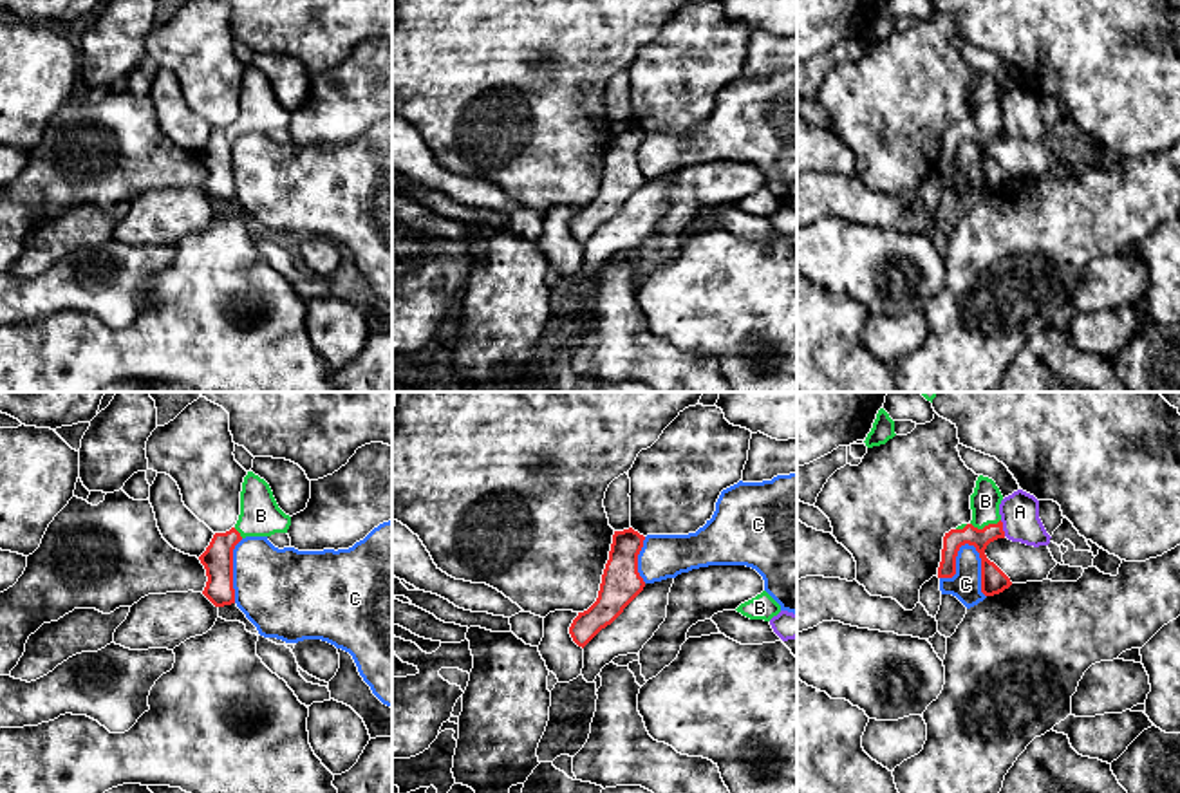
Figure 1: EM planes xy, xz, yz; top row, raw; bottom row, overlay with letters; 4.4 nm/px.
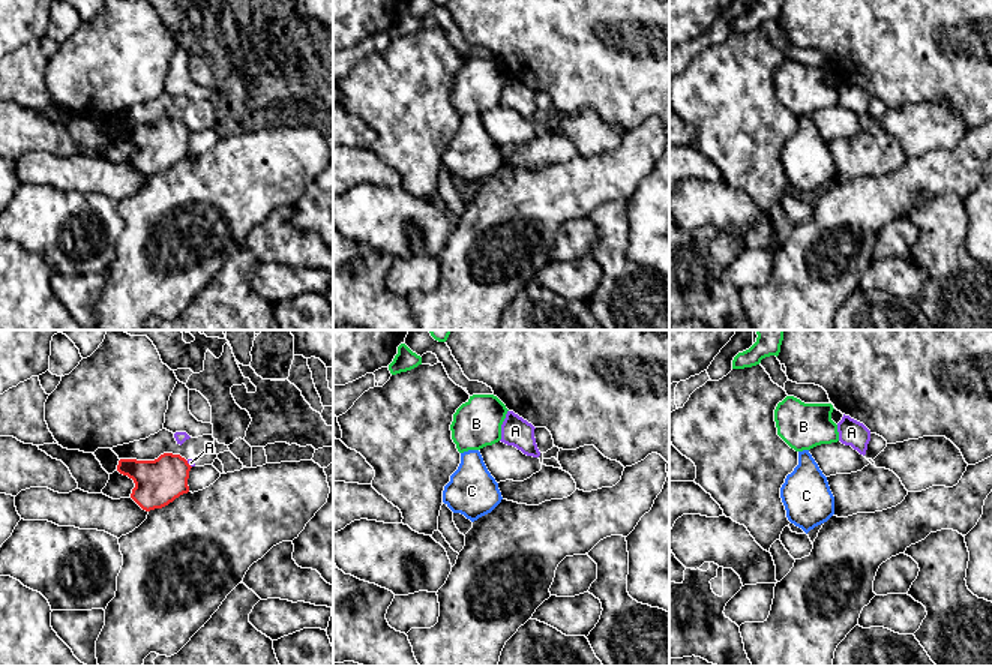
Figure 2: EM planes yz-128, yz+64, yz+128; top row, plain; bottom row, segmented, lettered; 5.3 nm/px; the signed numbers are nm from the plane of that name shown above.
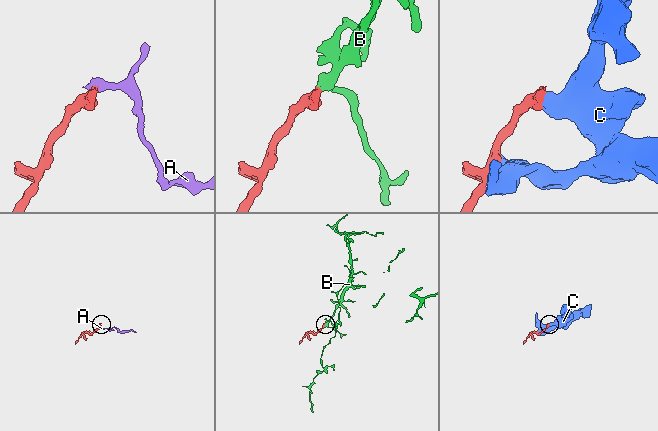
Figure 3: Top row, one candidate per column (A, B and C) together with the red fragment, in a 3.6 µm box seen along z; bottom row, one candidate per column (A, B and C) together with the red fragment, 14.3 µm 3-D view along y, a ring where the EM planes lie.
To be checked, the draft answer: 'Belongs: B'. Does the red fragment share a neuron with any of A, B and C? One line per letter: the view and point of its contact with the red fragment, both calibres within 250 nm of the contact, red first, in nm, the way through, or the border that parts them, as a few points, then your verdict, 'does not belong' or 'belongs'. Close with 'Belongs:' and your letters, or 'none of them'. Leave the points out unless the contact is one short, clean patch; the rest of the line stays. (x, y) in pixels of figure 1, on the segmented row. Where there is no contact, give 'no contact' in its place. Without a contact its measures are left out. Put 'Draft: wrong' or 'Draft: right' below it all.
A: yz (1002, 528) | 110/180 nm | along yz (1000, 521), (1005, 535) | does not belong
B: yz (985, 526) | 110/130 nm | across yz (994, 580), (982, 555), (985, 526), (985, 501) | belongs
C: yz (982, 568) | 110/140 nm | does not belong
Belongs: B
Draft: right

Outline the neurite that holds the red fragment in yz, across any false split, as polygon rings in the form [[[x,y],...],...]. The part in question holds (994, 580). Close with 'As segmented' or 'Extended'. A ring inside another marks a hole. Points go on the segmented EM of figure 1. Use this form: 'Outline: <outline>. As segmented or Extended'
Outline: [[[979,475],[974,493],[970,495],[972,520],[951,529],[943,536],[941,562],[938,578],[956,574],[956,556],[961,546],[974,546],[981,558],[981,592],[994,596],[1012,585],[1010,578],[987,558],[985,549],[990,542],[1005,538],[999,504],[1003,495],[996,482]]]. Extended

